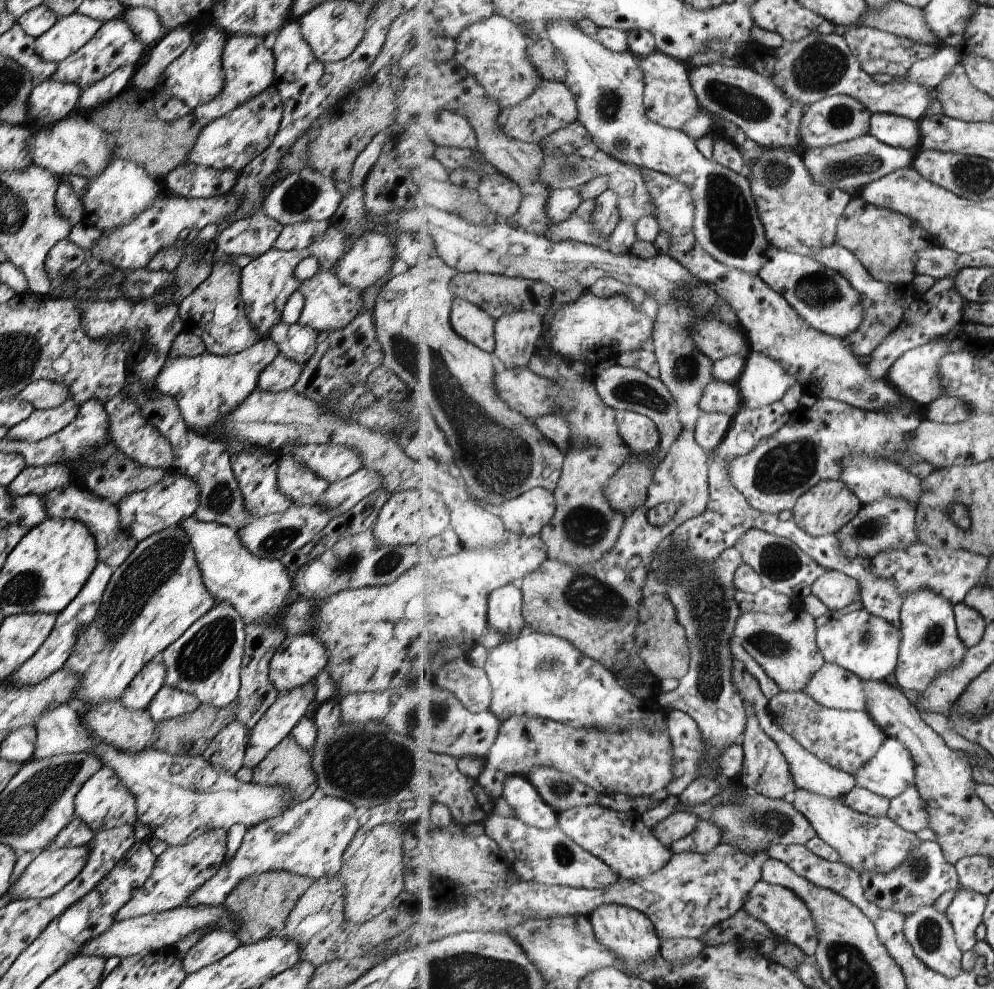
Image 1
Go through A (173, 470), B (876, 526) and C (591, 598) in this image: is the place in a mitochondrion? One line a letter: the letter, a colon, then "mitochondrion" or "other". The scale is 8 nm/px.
A: other
B: mitochondrion
C: mitochondrion

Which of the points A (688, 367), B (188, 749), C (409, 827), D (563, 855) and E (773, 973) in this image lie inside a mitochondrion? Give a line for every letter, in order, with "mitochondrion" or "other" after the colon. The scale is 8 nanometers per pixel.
A: mitochondrion
B: other
C: other
D: mitochondrion
E: other

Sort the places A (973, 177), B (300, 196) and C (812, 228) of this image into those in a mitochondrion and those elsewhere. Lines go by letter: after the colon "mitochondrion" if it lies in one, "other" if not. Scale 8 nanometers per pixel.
A: mitochondrion
B: mitochondrion
C: other

